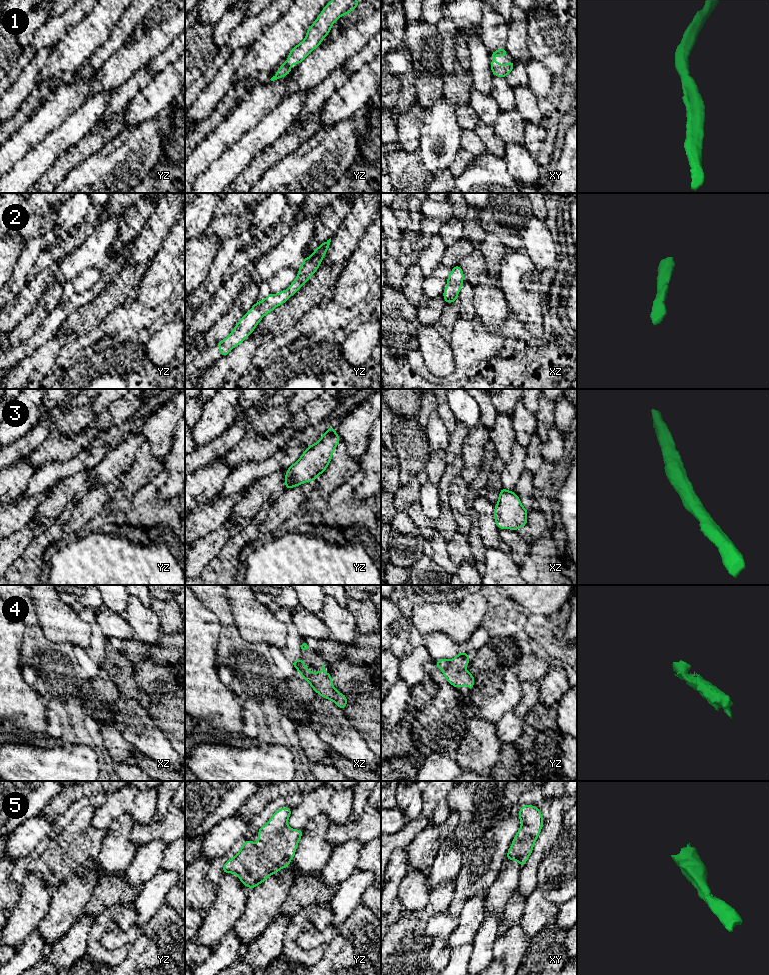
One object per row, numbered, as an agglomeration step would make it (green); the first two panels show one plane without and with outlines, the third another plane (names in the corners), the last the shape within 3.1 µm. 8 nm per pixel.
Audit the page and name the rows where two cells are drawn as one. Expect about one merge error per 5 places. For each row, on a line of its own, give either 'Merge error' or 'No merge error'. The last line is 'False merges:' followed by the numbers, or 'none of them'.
1: No merge error
2: No merge error
3: No merge error
4: No merge error
5: No merge error
False merges: none of them

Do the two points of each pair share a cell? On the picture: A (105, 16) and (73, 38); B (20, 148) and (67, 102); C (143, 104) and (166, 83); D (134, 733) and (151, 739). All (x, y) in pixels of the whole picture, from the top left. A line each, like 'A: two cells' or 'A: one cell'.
A: one cell
B: one cell
C: one cell
D: one cell

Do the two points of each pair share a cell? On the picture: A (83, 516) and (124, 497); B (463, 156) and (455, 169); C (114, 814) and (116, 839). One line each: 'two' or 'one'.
A: two
B: one
C: two

